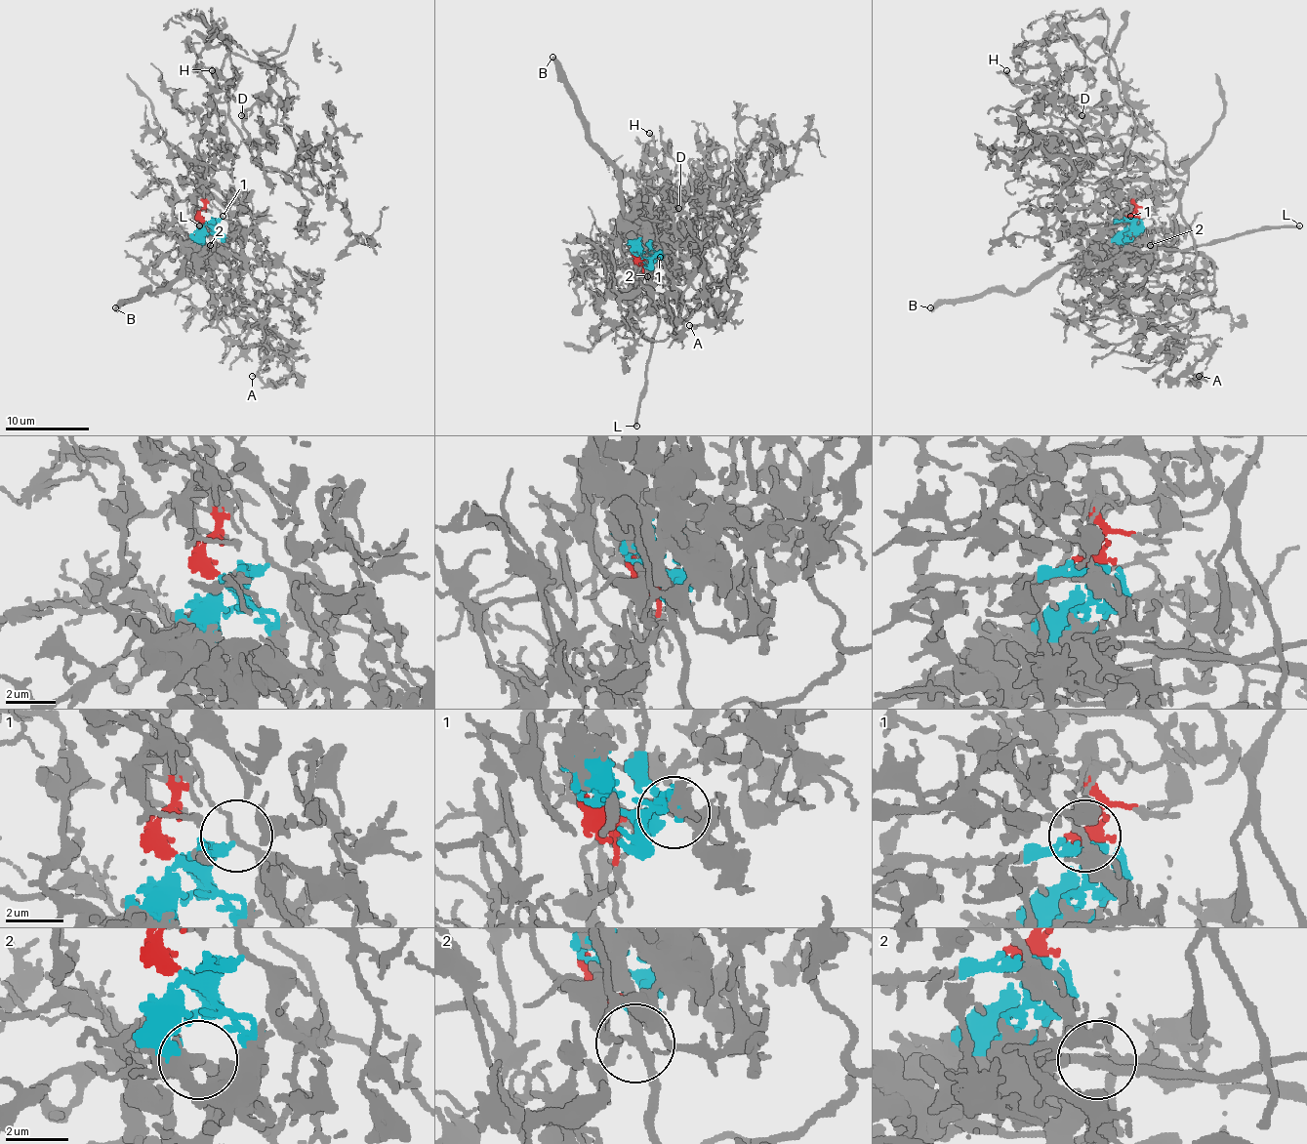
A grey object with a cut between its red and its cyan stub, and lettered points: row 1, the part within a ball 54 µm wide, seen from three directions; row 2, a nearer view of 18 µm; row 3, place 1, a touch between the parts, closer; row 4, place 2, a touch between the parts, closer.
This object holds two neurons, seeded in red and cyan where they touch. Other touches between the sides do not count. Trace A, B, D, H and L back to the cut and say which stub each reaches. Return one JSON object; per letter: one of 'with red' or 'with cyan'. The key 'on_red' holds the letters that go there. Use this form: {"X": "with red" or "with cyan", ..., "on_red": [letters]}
{"A": "with red", "B": "with cyan", "D": "with red", "H": "with red", "L": "with cyan", "on_red": ["A", "D", "H"]}

